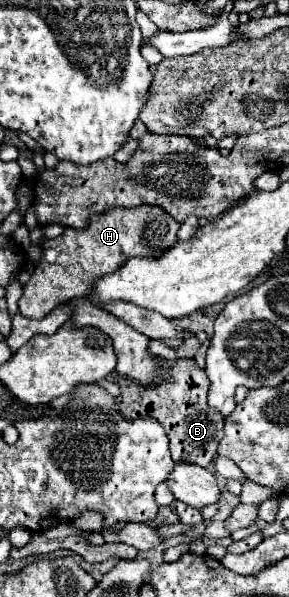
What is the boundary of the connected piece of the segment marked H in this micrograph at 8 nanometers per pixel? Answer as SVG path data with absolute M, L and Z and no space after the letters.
M139 205L135 209L113 207L105 213L91 215L85 229L65 227L65 231L59 237L41 243L43 255L41 255L35 271L31 273L29 283L23 287L23 297L18 302L20 313L29 319L42 319L55 307L65 304L73 298L87 296L89 285L93 283L93 279L115 271L129 257L157 257L161 251L169 249L177 241L179 227L181 227L181 223L177 223L167 211L163 211L157 205Z

